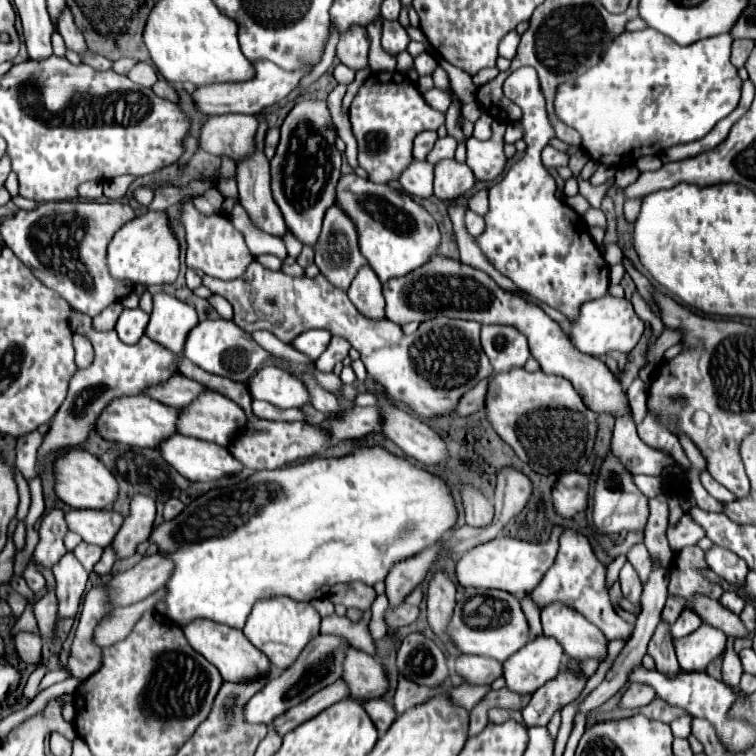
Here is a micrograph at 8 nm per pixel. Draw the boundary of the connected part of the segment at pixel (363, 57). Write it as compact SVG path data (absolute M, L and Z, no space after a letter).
M356 24L354 28L348 28L346 32L342 32L336 48L336 58L348 68L358 72L368 68L368 48L370 48L370 40L368 40L366 28Z

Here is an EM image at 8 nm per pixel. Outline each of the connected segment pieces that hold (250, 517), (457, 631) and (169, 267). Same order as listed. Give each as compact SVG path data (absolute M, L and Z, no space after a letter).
M362 446L362 448L358 448L352 454L346 454L342 458L310 458L310 460L304 460L302 464L296 464L296 466L254 472L252 476L248 476L246 480L242 480L234 486L208 490L206 494L196 498L192 504L188 504L178 518L162 522L152 532L150 540L158 544L158 550L164 556L174 560L174 572L166 584L168 594L164 598L164 602L168 604L168 618L170 620L174 620L176 624L182 626L182 624L196 620L196 618L208 618L208 620L228 624L232 628L242 630L250 612L252 612L252 606L258 600L264 600L264 598L268 600L274 596L288 596L288 598L298 600L298 602L310 602L314 598L328 596L330 586L334 586L334 584L348 584L348 582L358 580L358 582L364 582L368 586L374 586L378 580L386 578L386 574L390 572L390 568L394 564L408 560L410 556L436 544L456 524L456 520L458 520L458 510L456 510L454 496L452 496L446 480L442 480L426 470L418 470L418 466L414 466L408 458L394 456L392 452L388 452L382 446Z
M466 588L458 596L454 616L448 624L448 634L462 654L490 656L502 662L530 640L530 628L526 624L526 616L520 608L518 598L510 592L482 588Z
M148 210L126 222L108 246L108 268L114 278L132 280L134 284L172 284L180 268L180 242L172 230L168 214Z

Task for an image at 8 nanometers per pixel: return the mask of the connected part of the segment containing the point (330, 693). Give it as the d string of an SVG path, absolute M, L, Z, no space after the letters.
M340 678L336 680L334 684L322 688L320 692L316 692L314 696L310 696L308 700L304 700L302 704L290 708L286 714L282 714L280 718L276 718L272 722L272 728L278 730L280 736L284 736L286 732L294 730L296 726L300 726L302 722L314 718L316 714L320 714L322 710L326 710L328 706L340 702L340 700L346 700L350 696L350 690L346 688L346 682Z

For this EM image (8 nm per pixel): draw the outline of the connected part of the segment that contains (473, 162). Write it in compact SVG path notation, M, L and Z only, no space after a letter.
M494 119L492 123L492 136L489 140L468 140L468 160L466 164L474 172L476 180L490 182L496 180L504 168L506 168L506 158L504 154L504 134L507 122Z

